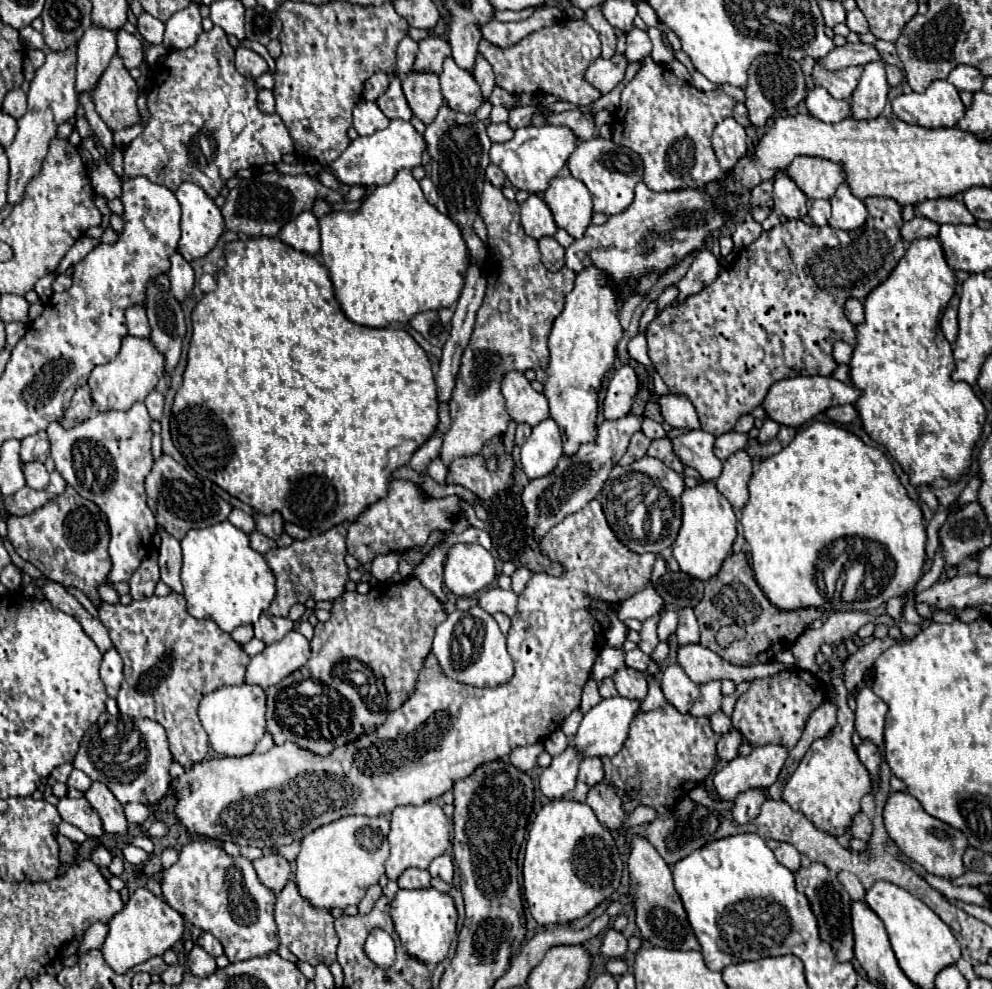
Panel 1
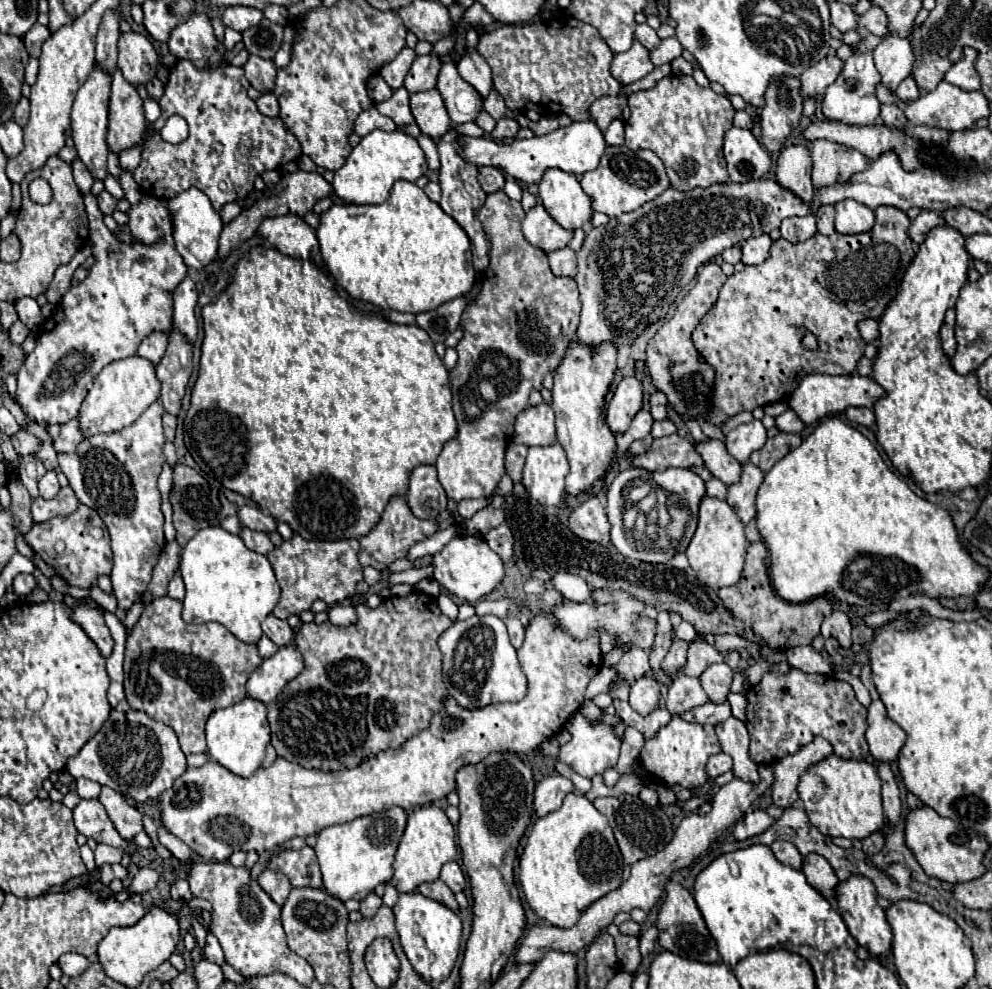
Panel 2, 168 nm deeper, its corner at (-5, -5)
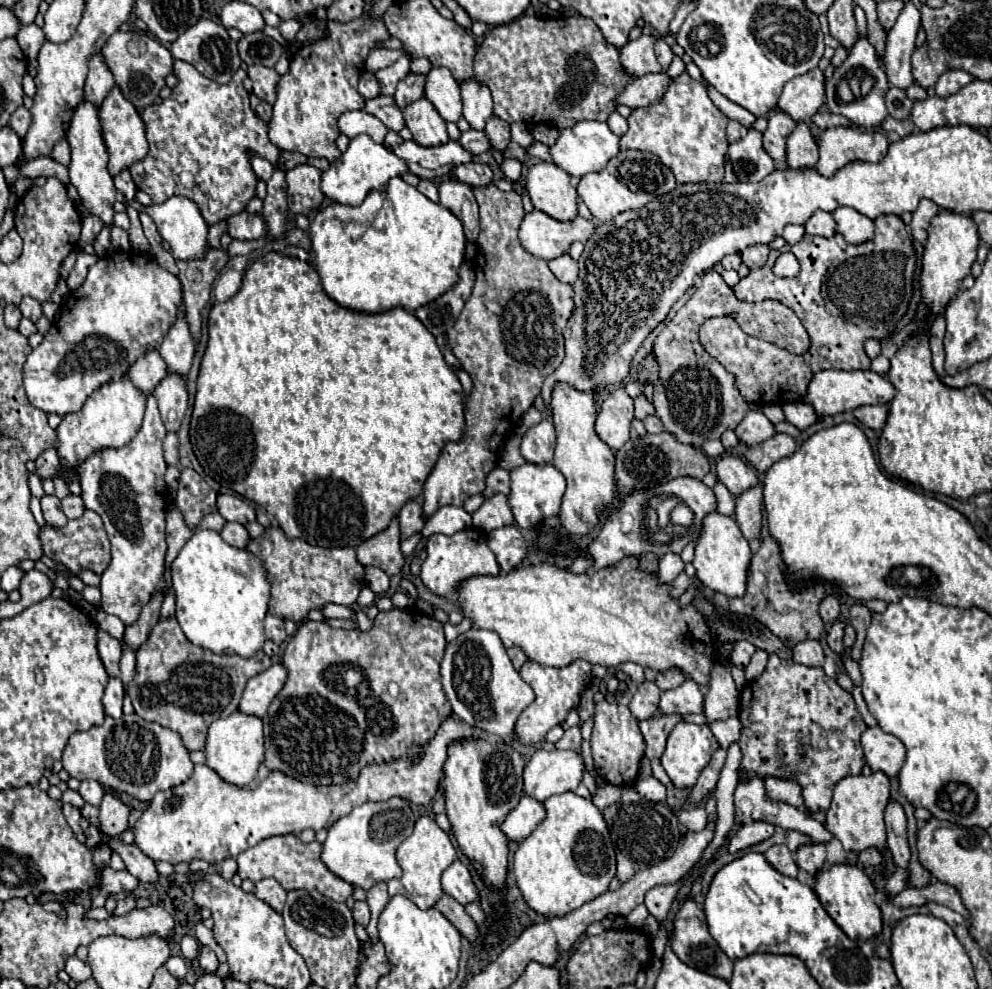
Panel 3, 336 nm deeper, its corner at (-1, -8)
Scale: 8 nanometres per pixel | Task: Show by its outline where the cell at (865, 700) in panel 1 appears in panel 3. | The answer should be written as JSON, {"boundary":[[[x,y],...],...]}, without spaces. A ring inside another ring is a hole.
{"boundary":[[[875,726],[863,732],[861,746],[865,750],[865,760],[871,770],[881,770],[887,776],[897,776],[905,762],[905,746],[899,738]]]}

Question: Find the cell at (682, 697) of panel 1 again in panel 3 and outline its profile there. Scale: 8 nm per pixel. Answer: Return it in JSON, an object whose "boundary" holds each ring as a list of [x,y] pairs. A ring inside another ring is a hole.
{"boundary":[[[685,680],[681,686],[661,694],[659,710],[663,714],[701,714],[703,712],[703,694],[701,686],[695,680]]]}

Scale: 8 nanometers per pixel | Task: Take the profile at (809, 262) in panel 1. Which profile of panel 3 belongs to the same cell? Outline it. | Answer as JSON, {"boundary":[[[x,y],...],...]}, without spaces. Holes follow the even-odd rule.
{"boundary":[[[883,214],[875,220],[875,236],[863,244],[849,244],[841,234],[833,238],[807,236],[781,250],[771,250],[763,268],[751,270],[741,278],[733,292],[743,302],[763,302],[775,298],[789,306],[811,336],[807,354],[797,356],[785,352],[765,340],[753,338],[741,330],[733,316],[717,316],[703,322],[699,342],[729,374],[735,376],[737,390],[749,404],[789,404],[799,402],[807,392],[813,374],[821,370],[867,370],[869,358],[863,350],[863,340],[891,334],[899,318],[905,314],[913,296],[917,256],[905,222],[895,214]],[[781,252],[793,252],[801,262],[801,272],[795,278],[777,278],[771,268]]]}

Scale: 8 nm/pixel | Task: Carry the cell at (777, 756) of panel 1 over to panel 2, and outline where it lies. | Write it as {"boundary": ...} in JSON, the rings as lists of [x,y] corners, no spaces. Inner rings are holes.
{"boundary":[[[759,765],[759,771],[761,771],[761,783],[759,785],[753,785],[753,783],[743,783],[741,779],[733,779],[731,783],[723,785],[719,789],[719,793],[713,797],[711,801],[711,811],[705,815],[705,817],[685,817],[681,821],[681,825],[677,827],[675,831],[675,837],[673,841],[663,849],[659,851],[657,855],[649,857],[649,859],[641,859],[637,861],[633,867],[631,867],[631,877],[621,883],[617,889],[609,891],[607,895],[603,895],[601,899],[593,901],[587,909],[581,911],[581,919],[577,921],[577,925],[569,927],[569,929],[561,929],[561,927],[555,927],[555,925],[533,925],[525,939],[521,941],[517,953],[515,953],[515,963],[537,963],[543,953],[555,949],[555,951],[561,951],[561,953],[577,953],[581,951],[583,947],[587,947],[611,921],[617,913],[621,911],[631,911],[635,907],[643,909],[645,913],[649,913],[653,909],[653,905],[659,901],[659,897],[663,895],[665,891],[665,885],[667,881],[671,879],[671,875],[683,867],[691,867],[693,861],[703,855],[709,845],[731,825],[735,825],[745,809],[755,801],[759,799],[761,795],[767,793],[767,789],[771,789],[773,785],[773,771],[769,765]]]}

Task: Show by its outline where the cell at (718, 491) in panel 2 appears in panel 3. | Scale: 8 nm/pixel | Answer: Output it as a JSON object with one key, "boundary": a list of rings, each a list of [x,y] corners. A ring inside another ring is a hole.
{"boundary":[[[717,482],[713,486],[713,492],[715,492],[715,498],[717,498],[717,512],[731,516],[733,510],[735,510],[735,494],[731,494],[721,482]]]}

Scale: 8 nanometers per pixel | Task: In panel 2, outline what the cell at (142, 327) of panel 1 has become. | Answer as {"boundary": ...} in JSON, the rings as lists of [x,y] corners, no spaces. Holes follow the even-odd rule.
{"boundary":[[[153,331],[153,335],[149,335],[149,337],[145,337],[145,339],[143,339],[143,343],[141,343],[141,347],[139,347],[137,355],[139,355],[139,357],[149,359],[153,365],[159,365],[159,361],[161,361],[161,359],[163,359],[163,355],[165,355],[167,341],[169,341],[169,337],[167,337],[165,333]]]}

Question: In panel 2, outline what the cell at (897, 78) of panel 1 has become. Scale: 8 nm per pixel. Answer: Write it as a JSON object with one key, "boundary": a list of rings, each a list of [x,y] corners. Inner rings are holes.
{"boundary":[[[907,77],[907,79],[901,81],[901,85],[897,87],[897,95],[899,95],[901,101],[915,101],[915,99],[921,95],[921,91],[919,91],[915,79],[913,79],[913,77]]]}

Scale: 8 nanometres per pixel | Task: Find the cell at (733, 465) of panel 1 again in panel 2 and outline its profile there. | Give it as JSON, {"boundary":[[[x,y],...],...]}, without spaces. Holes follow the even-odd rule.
{"boundary":[[[751,463],[743,465],[743,475],[737,483],[733,483],[729,487],[729,495],[727,495],[727,503],[735,509],[735,513],[739,515],[739,519],[747,525],[757,509],[755,509],[755,495],[763,483],[765,473],[759,467],[753,467]]]}

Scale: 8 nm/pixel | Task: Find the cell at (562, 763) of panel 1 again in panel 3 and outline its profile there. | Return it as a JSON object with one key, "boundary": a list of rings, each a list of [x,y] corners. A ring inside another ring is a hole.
{"boundary":[[[527,794],[521,798],[519,806],[509,812],[509,816],[503,822],[503,832],[509,836],[509,840],[523,840],[527,838],[545,818],[543,802],[537,802],[537,798],[529,798]]]}

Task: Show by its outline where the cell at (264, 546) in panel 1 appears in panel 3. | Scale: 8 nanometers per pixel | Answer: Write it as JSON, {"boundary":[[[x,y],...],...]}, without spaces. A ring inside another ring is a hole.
{"boundary":[[[229,522],[223,530],[221,530],[221,538],[233,546],[233,548],[245,548],[249,544],[249,532],[245,526],[237,524],[237,522]]]}

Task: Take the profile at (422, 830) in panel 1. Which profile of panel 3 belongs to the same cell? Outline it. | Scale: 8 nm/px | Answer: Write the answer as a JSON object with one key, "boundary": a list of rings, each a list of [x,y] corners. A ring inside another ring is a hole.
{"boundary":[[[419,816],[413,828],[413,834],[401,842],[397,848],[397,862],[403,870],[401,878],[395,878],[387,882],[388,894],[407,896],[411,902],[415,902],[419,908],[431,908],[439,896],[443,894],[441,890],[441,872],[455,860],[455,848],[449,840],[449,834],[443,832],[431,816]]]}

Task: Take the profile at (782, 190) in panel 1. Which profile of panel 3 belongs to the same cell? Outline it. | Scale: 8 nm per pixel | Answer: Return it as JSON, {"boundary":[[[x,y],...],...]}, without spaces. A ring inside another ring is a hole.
{"boundary":[[[799,122],[795,132],[787,138],[787,168],[803,170],[805,166],[815,166],[819,158],[817,144],[805,122]]]}

